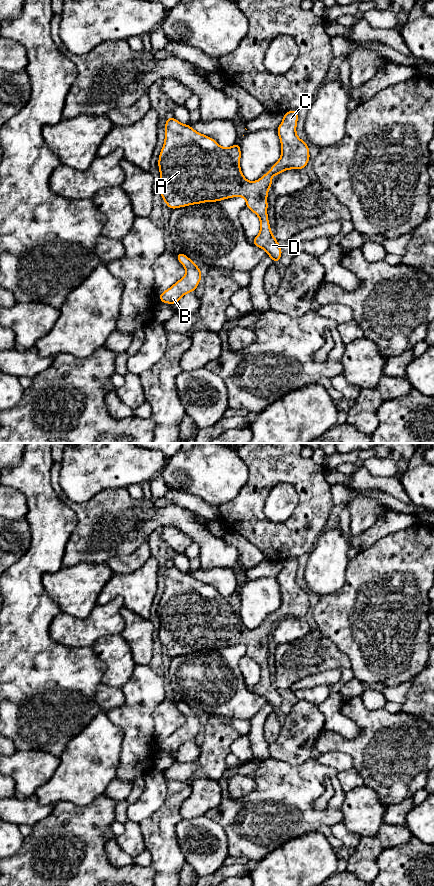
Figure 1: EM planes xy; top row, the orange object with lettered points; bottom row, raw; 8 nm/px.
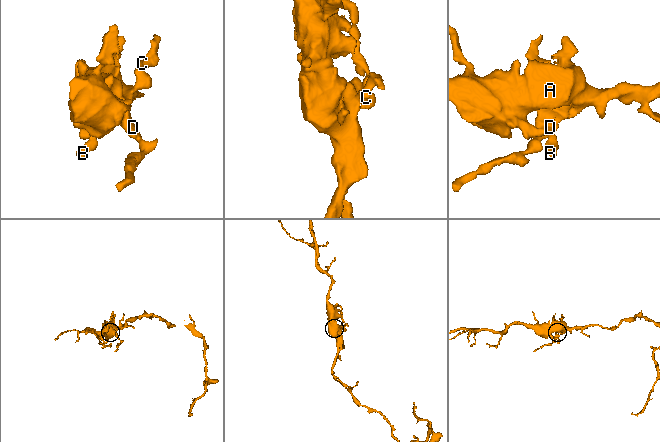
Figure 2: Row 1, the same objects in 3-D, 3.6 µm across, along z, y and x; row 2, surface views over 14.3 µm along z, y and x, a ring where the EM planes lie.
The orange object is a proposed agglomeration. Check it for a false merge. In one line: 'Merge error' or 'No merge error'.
No merge error

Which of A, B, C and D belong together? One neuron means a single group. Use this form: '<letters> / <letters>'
A B C D

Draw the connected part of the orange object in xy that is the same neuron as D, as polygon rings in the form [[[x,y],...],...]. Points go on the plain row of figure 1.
[[[291,558],[283,562],[283,569],[276,577],[281,590],[280,607],[259,628],[248,629],[240,617],[240,590],[229,596],[223,596],[213,586],[195,579],[189,572],[181,572],[174,565],[168,565],[164,574],[165,588],[158,607],[160,619],[159,641],[165,652],[171,657],[218,650],[232,645],[242,644],[246,655],[260,667],[260,681],[251,691],[264,697],[274,711],[279,710],[282,697],[270,678],[267,663],[267,643],[272,634],[271,624],[275,625],[289,617],[300,618],[306,615],[310,608],[309,594],[296,582],[298,559]]]

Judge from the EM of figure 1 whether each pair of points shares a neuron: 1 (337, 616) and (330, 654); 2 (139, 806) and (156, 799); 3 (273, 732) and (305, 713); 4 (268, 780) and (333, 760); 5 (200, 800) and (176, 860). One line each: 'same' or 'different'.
1: different
2: same
3: different
4: different
5: different

